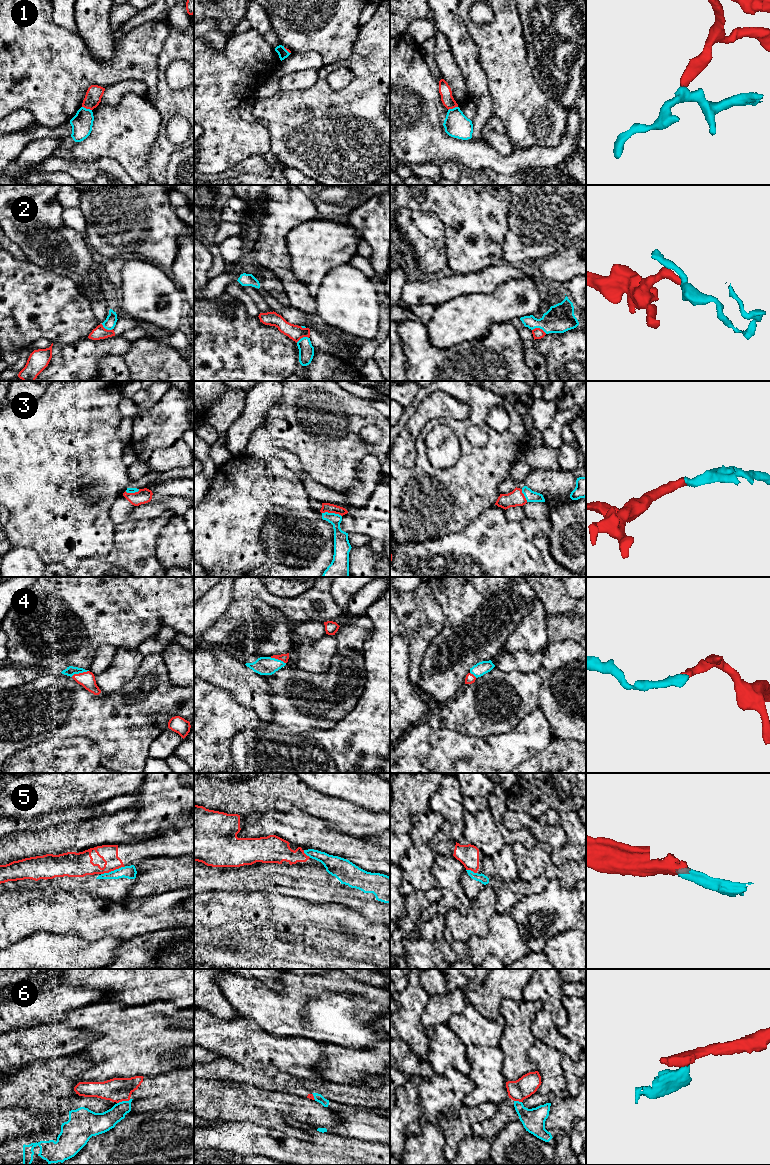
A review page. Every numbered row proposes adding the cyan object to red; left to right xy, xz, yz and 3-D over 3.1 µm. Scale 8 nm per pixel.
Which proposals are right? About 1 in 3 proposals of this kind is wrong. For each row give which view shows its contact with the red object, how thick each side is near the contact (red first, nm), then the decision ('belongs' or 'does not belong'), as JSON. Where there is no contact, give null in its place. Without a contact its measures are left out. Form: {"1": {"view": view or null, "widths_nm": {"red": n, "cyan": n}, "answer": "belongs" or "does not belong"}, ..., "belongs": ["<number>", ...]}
{"1": {"view": "xy", "widths_nm": {"red": 130, "cyan": 170}, "answer": "does not belong"}, "2": {"view": "yz", "widths_nm": {"red": 90, "cyan": 220}, "answer": "does not belong"}, "3": {"view": "xz", "widths_nm": {"red": 80, "cyan": 120}, "answer": "belongs"}, "4": {"view": "xy", "widths_nm": {"red": 130, "cyan": 80}, "answer": "belongs"}, "5": {"view": "xy", "widths_nm": {"red": 160, "cyan": 100}, "answer": "does not belong"}, "6": {"view": "xy", "widths_nm": {"red": 190, "cyan": 160}, "answer": "does not belong"}, "belongs": ["3", "4"]}

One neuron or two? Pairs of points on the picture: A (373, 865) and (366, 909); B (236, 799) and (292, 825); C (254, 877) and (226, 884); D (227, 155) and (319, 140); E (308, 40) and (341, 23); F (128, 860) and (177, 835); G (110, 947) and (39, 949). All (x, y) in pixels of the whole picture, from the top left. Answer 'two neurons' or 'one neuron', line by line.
A: two neurons
B: two neurons
C: one neuron
D: two neurons
E: one neuron
F: one neuron
G: one neuron

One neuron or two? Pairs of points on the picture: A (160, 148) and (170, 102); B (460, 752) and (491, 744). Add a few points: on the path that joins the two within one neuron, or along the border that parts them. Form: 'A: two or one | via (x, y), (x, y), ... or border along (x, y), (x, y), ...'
A: one | via (162, 137), (167, 113)
B: one | via (468, 752), (483, 752)

